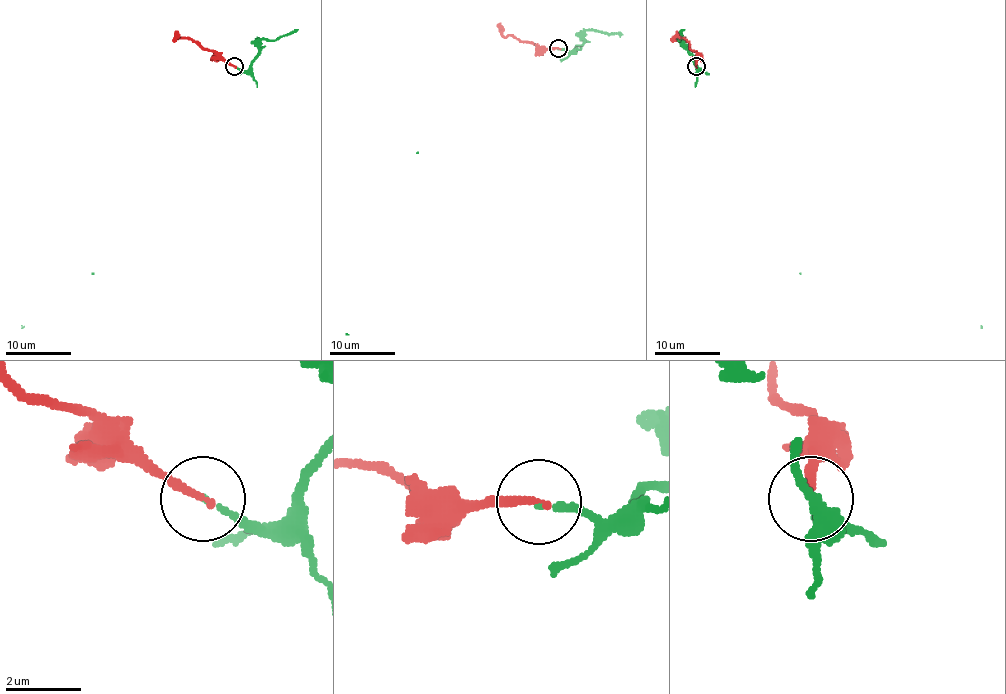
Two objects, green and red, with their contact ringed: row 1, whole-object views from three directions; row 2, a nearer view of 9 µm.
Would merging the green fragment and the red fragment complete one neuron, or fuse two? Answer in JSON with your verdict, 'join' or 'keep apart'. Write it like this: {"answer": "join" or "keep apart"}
{"answer": "join"}

